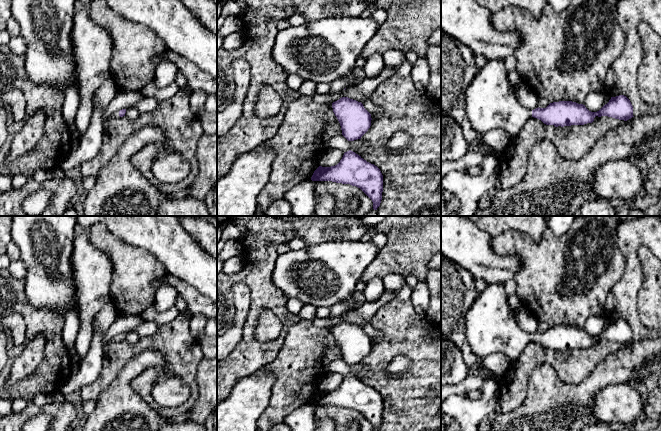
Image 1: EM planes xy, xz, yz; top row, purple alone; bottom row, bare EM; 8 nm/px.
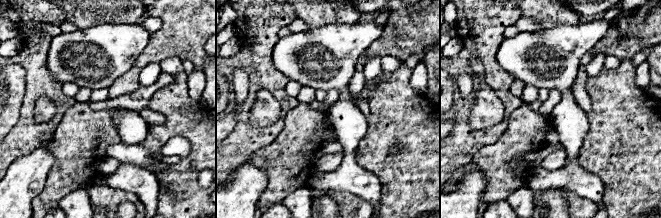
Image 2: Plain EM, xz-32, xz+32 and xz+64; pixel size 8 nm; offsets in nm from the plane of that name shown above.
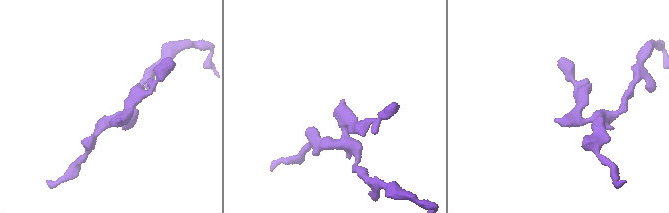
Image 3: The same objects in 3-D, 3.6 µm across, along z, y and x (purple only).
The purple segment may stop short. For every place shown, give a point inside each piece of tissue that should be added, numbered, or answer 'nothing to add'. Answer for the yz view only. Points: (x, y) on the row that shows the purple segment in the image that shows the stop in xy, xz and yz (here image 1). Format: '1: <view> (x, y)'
1: yz (491, 102)

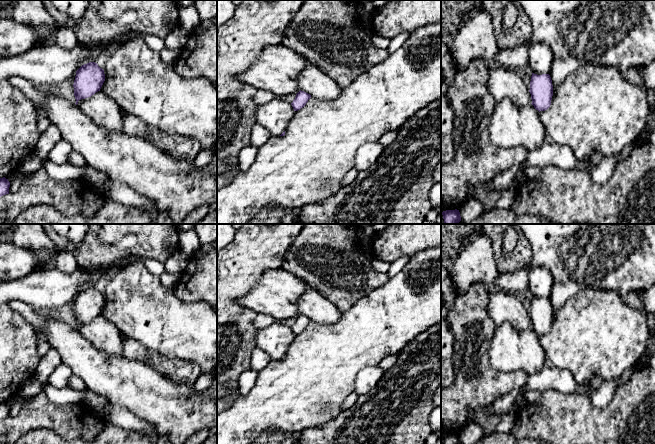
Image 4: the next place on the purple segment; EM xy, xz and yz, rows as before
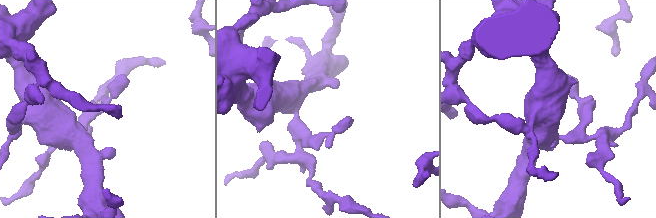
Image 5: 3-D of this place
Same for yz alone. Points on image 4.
nothing to add

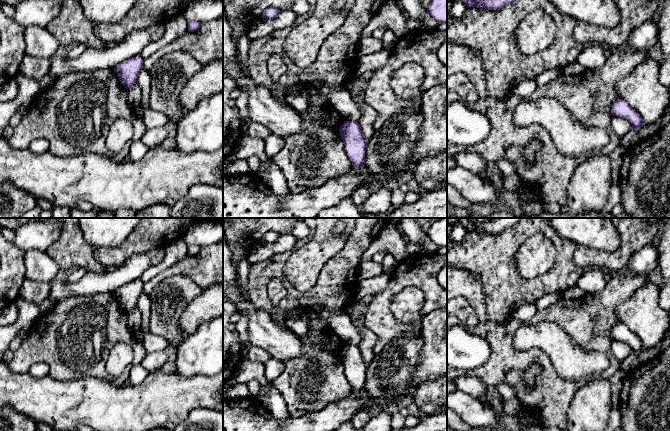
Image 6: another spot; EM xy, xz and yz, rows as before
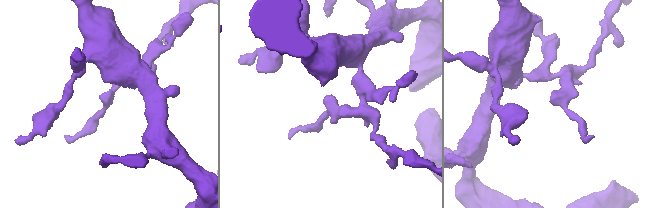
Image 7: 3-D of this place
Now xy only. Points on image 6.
nothing to add

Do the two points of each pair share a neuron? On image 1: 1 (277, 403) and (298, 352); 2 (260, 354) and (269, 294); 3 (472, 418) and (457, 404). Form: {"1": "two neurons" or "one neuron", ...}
{"1": "one neuron", "2": "one neuron", "3": "one neuron"}

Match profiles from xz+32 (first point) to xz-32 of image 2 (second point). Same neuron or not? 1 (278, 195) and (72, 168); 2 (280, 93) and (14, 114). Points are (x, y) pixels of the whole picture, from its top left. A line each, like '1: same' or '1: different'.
1: same
2: different

